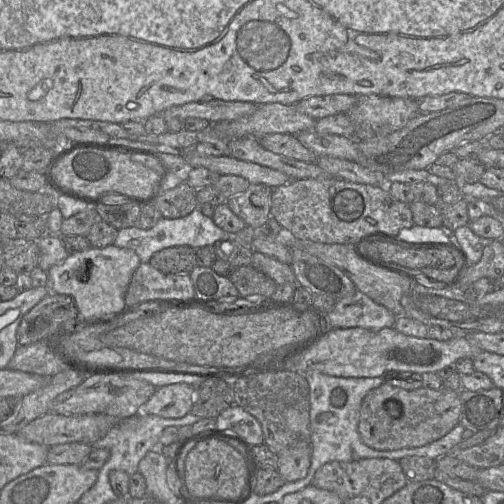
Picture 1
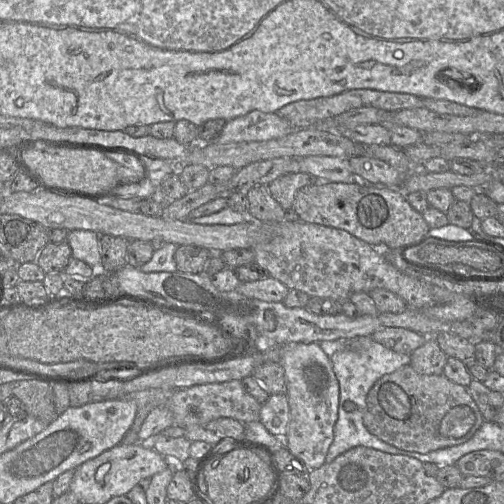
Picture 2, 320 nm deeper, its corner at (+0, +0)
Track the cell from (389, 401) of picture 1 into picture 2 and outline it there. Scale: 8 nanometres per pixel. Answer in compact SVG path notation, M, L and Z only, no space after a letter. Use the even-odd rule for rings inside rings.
M408 364L382 376L372 386L366 398L363 422L371 434L388 444L402 450L428 453L466 442L481 427L484 419L467 387L454 383L443 374L420 374Z

